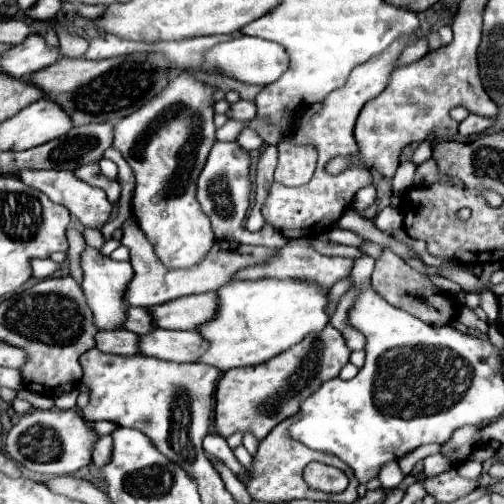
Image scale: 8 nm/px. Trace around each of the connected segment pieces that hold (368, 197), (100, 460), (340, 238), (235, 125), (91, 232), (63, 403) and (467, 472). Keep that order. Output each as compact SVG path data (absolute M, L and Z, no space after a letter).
M368 185L368 187L364 187L364 189L358 191L352 207L354 209L366 209L368 205L374 203L374 199L376 199L376 187L374 185Z
M100 437L98 445L94 447L94 465L96 467L104 467L110 463L112 457L112 437Z
M330 229L328 237L330 237L330 241L344 243L344 245L350 245L350 247L360 247L360 245L366 243L360 235L356 235L354 231L346 231L346 229Z
M230 119L224 127L220 127L220 129L216 131L216 137L218 137L220 141L236 141L236 137L238 137L238 133L240 133L242 129L244 129L242 121Z
M84 229L84 239L86 239L86 243L90 245L90 247L94 247L94 249L100 249L102 245L104 245L104 239L102 239L102 233L98 231L98 229Z
M78 388L68 391L68 393L62 393L58 399L56 399L56 407L58 409L74 409L76 407L76 397L80 395Z
M468 460L462 465L459 465L457 468L457 472L468 479L477 478L482 473L483 464L476 460Z

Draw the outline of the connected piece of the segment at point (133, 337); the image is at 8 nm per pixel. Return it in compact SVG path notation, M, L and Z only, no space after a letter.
M98 331L98 349L104 353L114 353L114 355L136 355L138 353L138 335L132 331Z

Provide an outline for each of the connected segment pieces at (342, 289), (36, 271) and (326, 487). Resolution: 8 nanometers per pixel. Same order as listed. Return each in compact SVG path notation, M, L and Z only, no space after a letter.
M345 277L336 282L330 289L330 303L327 313L332 316L337 308L340 297L351 288L351 277Z
M38 259L32 261L32 279L35 282L42 281L50 275L54 275L60 269L58 263L54 263L52 259Z
M310 463L303 471L303 478L312 489L326 493L341 493L348 486L348 477L330 465L324 463Z

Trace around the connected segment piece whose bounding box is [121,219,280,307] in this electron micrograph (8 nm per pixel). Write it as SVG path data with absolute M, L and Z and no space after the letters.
M128 219L122 225L122 232L121 244L130 249L130 263L134 267L134 279L132 279L130 289L126 293L128 305L154 307L154 305L164 305L164 303L174 301L174 299L184 297L184 295L216 291L216 289L228 285L240 269L266 263L280 251L280 249L270 249L270 247L258 247L258 245L216 241L214 249L206 255L206 261L202 261L202 265L196 265L194 269L166 269L162 265L162 261L158 261L154 247L146 239L146 235L140 231L140 227L132 225L132 221Z

